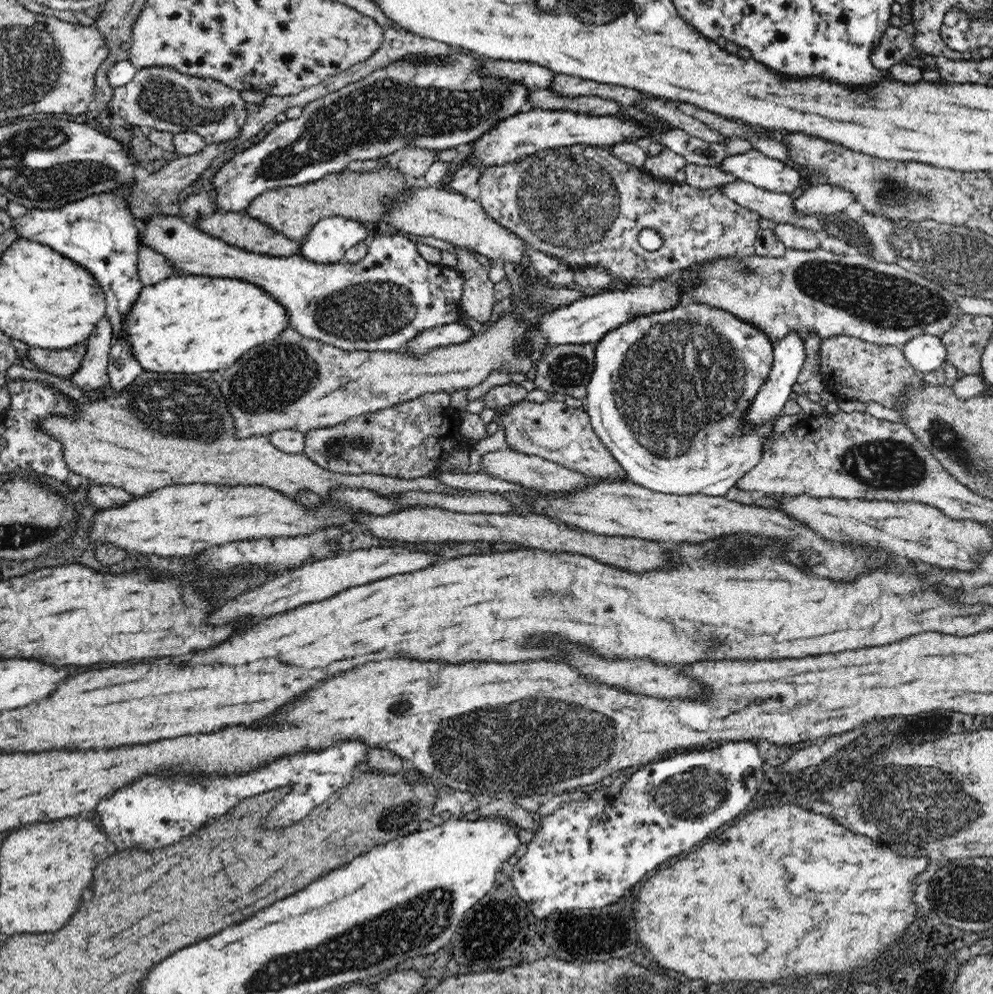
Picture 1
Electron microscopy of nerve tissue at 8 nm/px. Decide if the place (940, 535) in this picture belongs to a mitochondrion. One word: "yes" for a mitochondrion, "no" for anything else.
no

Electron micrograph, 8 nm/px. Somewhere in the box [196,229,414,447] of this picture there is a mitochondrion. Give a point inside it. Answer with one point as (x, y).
(276, 376)

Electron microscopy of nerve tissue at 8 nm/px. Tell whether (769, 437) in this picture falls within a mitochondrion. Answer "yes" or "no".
no

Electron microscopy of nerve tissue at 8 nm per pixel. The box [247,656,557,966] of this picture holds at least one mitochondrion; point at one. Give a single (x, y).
(402, 815)

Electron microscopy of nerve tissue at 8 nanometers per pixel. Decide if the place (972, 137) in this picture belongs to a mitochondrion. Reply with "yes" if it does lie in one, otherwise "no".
no

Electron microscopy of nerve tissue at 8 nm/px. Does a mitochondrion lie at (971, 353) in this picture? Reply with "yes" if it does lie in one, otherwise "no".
no

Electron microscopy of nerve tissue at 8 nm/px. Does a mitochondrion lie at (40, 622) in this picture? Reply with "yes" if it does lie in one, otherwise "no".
no

